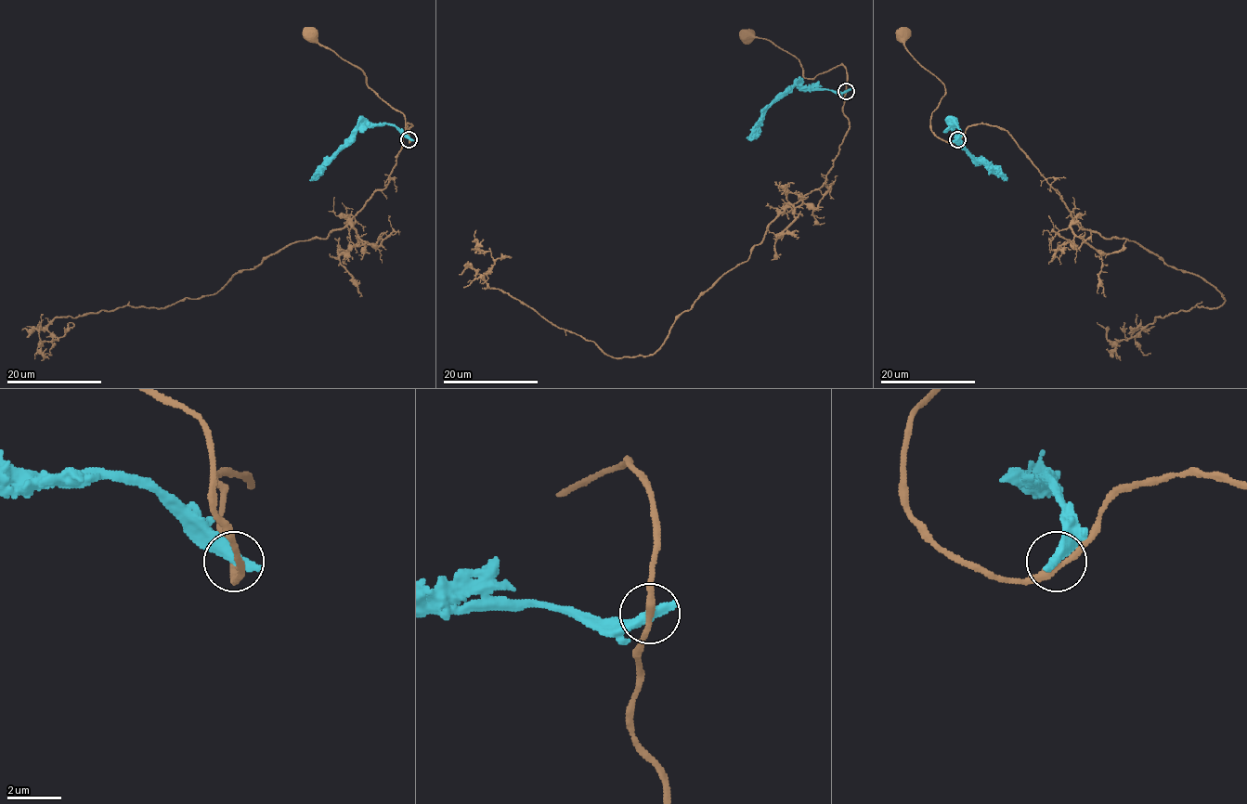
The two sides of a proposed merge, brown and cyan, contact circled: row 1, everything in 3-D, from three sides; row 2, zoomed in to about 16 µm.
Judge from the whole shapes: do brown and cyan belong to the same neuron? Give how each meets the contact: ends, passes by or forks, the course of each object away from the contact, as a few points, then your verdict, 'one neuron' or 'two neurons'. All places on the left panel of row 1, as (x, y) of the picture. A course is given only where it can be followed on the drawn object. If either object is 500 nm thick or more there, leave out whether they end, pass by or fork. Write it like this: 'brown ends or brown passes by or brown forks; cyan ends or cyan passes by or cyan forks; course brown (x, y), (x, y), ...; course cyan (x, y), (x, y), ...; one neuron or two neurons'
course brown (409, 139), (407, 123), (390, 182), (343, 227), (215, 293), (57, 317), (53, 341), (39, 322); course cyan (409, 139), (395, 126), (365, 123), (325, 163), (312, 181); two neurons

